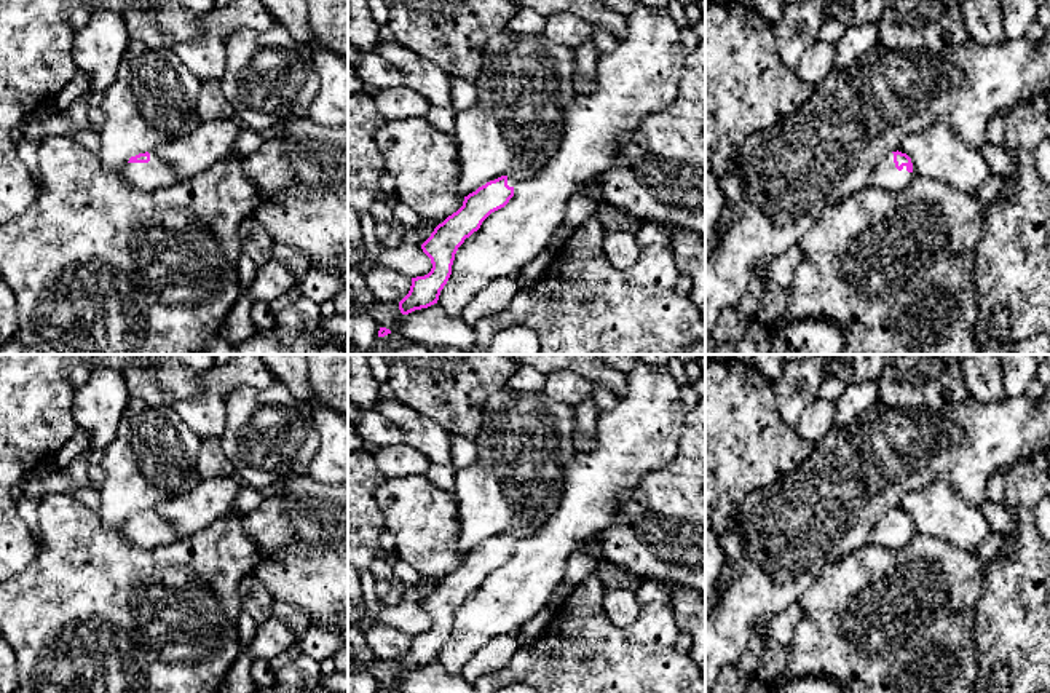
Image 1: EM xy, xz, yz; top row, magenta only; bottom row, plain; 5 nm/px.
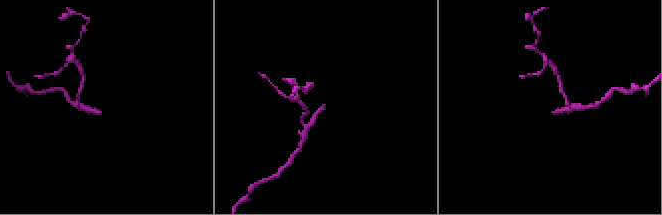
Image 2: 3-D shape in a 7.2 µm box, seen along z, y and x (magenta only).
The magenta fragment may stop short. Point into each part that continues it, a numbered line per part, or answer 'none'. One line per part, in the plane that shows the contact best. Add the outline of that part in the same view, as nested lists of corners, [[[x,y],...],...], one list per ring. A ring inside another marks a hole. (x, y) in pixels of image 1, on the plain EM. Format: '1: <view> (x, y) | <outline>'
1: yz (886, 534) | [[[889,511],[876,524],[871,541],[876,546],[900,549],[905,544],[908,544],[914,537],[916,533],[913,530],[908,530],[906,524],[903,524],[903,527],[898,529],[894,521],[894,511]]]

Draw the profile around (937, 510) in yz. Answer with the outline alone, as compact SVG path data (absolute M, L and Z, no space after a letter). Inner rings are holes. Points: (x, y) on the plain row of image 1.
M945 482L918 489L897 508L911 516L916 535L938 538L969 554L977 554L993 530L978 506L969 505Z

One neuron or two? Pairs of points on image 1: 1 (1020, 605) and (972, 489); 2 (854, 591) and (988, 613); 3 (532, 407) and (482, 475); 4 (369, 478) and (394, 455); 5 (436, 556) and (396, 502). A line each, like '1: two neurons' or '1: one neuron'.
1: two neurons
2: two neurons
3: one neuron
4: two neurons
5: one neuron

